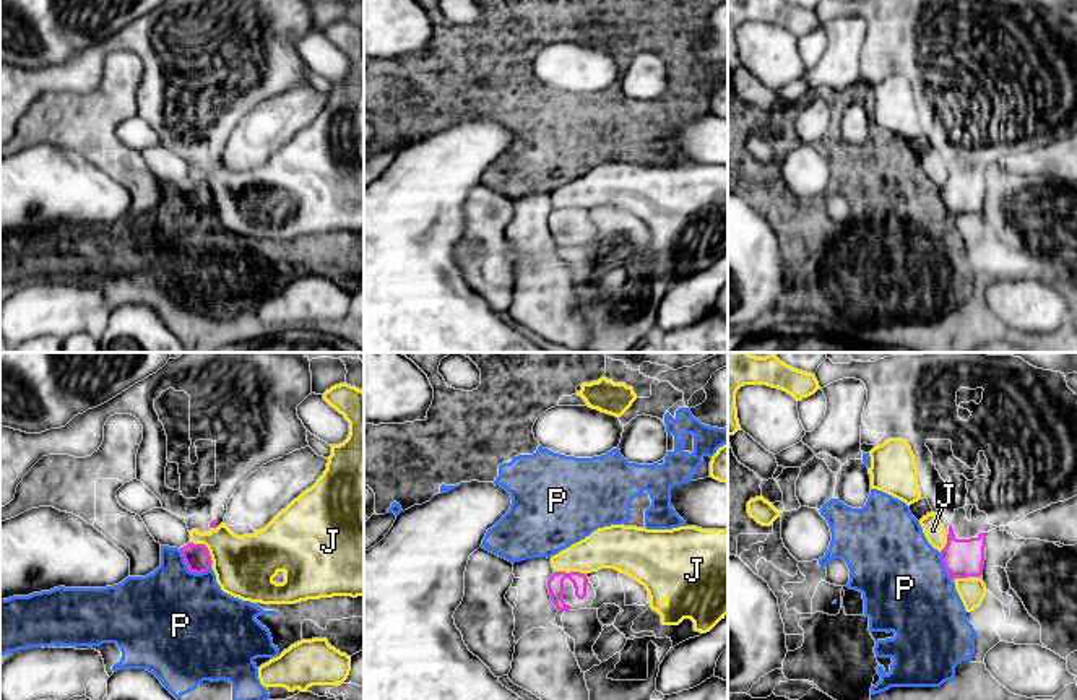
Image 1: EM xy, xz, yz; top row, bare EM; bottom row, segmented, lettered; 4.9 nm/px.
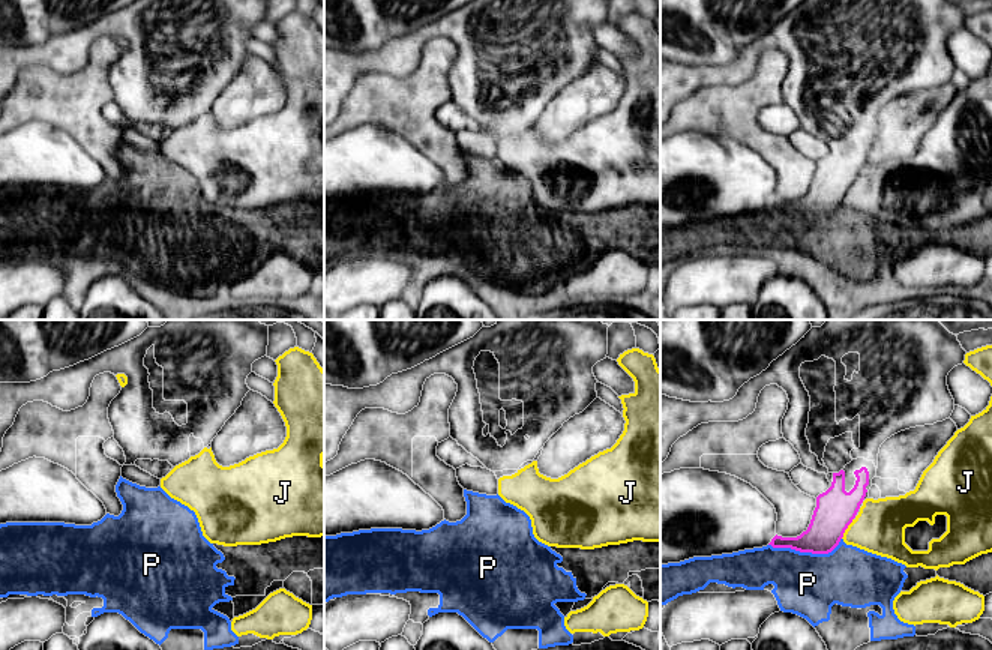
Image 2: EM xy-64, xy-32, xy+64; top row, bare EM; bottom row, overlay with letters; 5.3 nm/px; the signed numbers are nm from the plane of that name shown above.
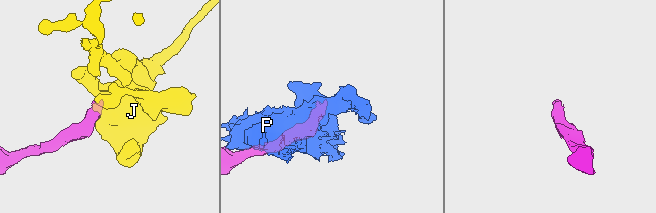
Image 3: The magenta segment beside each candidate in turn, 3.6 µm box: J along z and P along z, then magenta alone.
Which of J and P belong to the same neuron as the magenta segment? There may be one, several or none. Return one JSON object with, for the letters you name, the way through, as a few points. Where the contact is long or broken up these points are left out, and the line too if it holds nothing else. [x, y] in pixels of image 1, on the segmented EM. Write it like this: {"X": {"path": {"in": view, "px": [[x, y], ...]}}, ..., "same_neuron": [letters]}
{"same_neuron": []}

